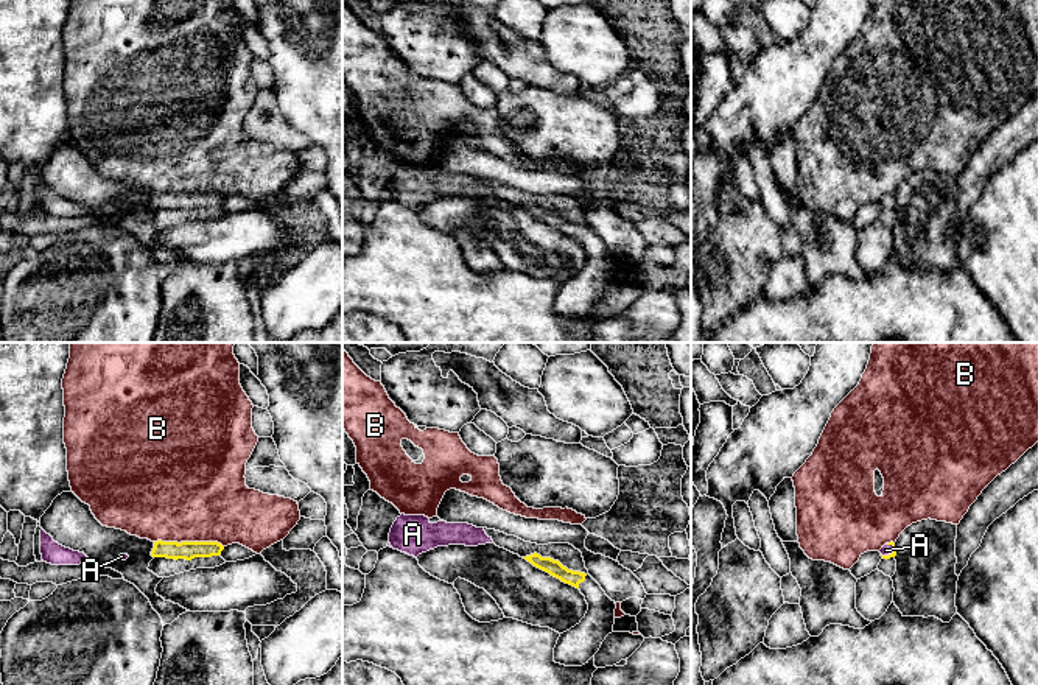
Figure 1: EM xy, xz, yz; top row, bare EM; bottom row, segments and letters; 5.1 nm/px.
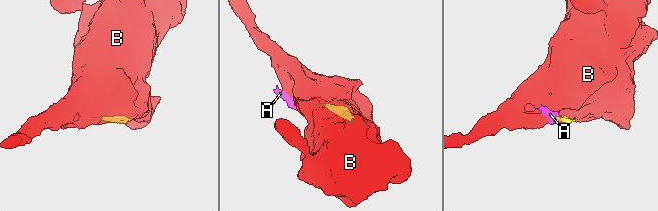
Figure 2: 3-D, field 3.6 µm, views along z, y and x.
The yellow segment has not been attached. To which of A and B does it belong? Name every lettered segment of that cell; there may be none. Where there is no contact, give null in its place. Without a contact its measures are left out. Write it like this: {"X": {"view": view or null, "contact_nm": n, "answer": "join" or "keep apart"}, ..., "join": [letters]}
{"A": {"view": "yz", "contact_nm": 80, "answer": "join"}, "B": {"view": "xy", "contact_nm": 360, "answer": "keep apart"}, "join": ["A"]}

